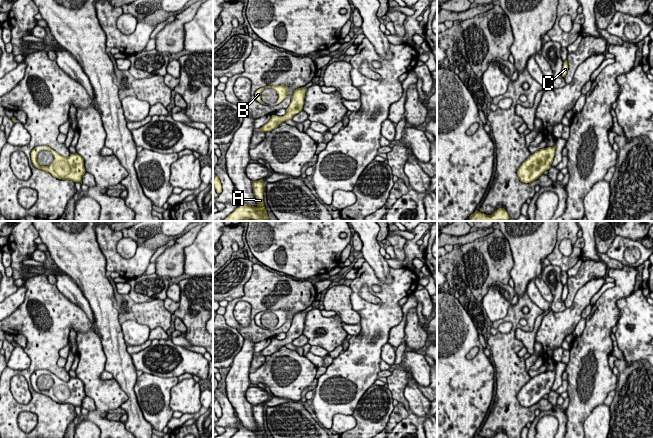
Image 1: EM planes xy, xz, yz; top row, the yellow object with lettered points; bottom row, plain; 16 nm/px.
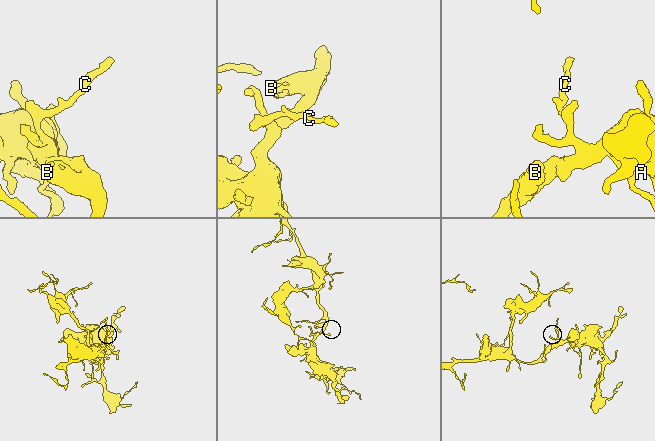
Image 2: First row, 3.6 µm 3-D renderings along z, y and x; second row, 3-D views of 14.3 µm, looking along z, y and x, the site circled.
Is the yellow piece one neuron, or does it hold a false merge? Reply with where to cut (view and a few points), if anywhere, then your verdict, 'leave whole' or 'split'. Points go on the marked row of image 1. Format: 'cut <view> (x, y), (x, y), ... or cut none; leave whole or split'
cut none; leave whole

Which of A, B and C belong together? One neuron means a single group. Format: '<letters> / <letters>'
A B C

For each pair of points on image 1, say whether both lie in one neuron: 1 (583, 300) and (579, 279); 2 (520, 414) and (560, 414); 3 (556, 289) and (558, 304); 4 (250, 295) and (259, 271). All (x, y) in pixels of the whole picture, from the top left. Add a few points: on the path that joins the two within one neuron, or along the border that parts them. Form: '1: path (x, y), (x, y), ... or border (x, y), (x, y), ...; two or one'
1: border (603, 278), (587, 281), (568, 307); two
2: border (552, 406), (547, 410), (540, 411); two
3: path (557, 293), (557, 300); one
4: path (256, 289), (259, 286), (259, 277); one

